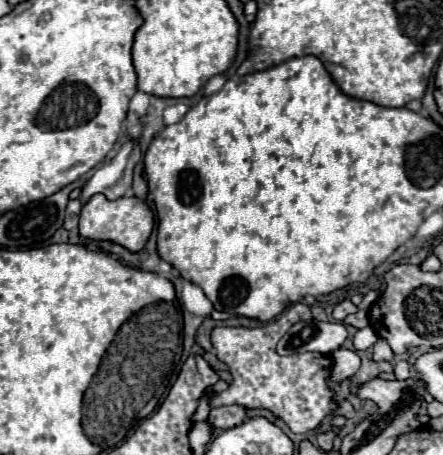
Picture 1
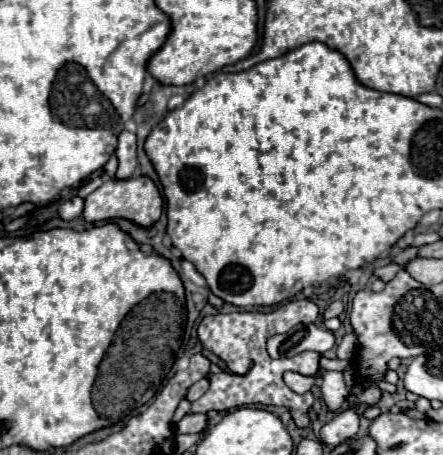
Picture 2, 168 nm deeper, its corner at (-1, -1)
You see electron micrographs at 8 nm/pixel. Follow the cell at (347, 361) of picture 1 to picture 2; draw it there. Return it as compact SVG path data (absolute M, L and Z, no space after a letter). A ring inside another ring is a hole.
M327 372L321 378L321 394L323 394L323 400L325 400L327 408L333 414L337 414L341 410L343 402L349 396L349 392L345 388L345 382L343 382L343 372Z

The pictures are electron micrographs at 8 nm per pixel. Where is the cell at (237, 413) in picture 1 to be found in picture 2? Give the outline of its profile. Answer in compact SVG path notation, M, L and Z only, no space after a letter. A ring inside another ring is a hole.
M187 414L183 420L177 422L177 434L191 434L191 432L205 432L209 428L207 414Z

